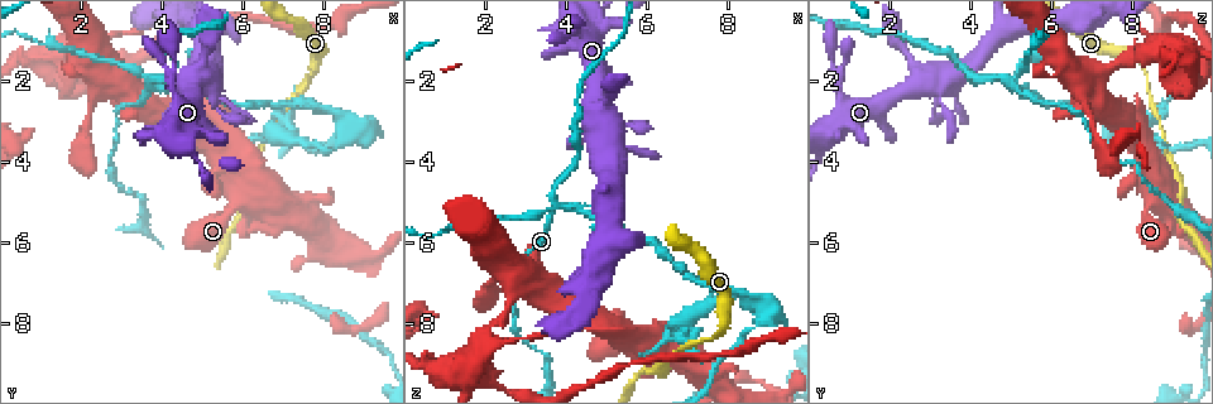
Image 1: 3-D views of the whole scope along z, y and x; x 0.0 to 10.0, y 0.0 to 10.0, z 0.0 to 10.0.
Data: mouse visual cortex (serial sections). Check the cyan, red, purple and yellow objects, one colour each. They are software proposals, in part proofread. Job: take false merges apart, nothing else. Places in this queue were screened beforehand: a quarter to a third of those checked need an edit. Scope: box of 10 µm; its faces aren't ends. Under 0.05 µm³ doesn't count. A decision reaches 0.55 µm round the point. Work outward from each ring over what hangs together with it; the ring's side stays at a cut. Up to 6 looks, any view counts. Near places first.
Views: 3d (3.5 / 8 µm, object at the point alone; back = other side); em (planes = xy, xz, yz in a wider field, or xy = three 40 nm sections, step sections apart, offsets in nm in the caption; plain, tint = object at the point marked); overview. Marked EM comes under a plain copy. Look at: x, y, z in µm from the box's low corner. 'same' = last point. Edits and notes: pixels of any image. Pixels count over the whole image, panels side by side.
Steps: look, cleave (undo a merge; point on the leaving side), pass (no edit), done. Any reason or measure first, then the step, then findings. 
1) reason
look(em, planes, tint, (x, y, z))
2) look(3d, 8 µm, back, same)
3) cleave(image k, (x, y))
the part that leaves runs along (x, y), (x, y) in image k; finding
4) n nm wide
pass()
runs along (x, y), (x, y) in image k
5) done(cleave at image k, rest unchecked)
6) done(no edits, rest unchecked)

sharp bend
look(3d, 8 µm, (6.10, 5.00, 8.80))

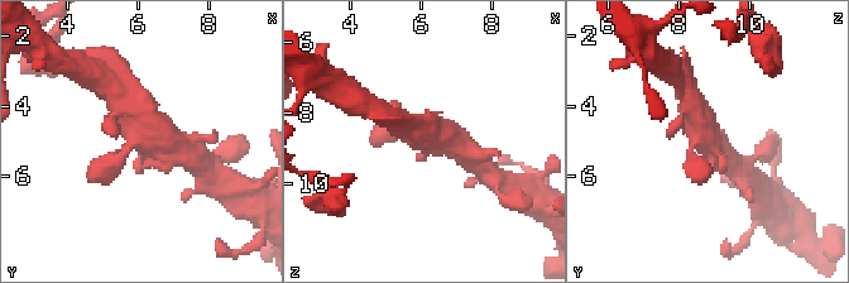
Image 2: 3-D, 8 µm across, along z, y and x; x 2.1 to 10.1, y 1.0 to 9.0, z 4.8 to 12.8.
shape alone is not enough
look(em, xy, step 2, tint, same)

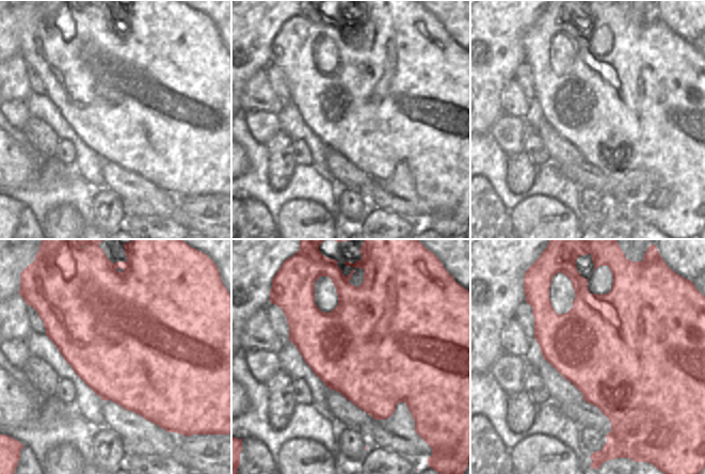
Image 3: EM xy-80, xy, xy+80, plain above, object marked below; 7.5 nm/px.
pass()
runs along (404, 125), (420, 133), (425, 156) in image 2; all the same cell

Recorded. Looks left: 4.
look(3d, 3.5 µm, (2.10, 1.40, 8.00))

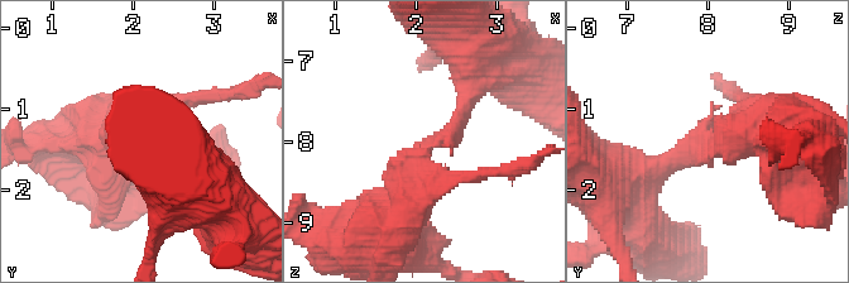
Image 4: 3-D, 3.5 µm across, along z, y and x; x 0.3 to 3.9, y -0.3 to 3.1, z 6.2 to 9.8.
now the EM
look(em, xy, step 5, tint, (2.15, 1.45, 8.10))

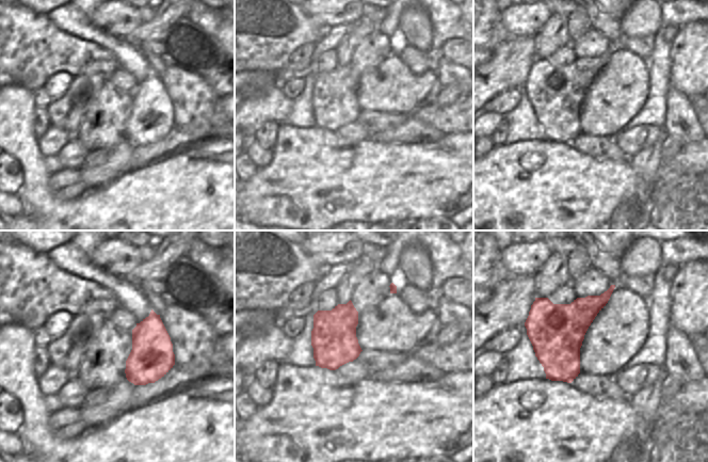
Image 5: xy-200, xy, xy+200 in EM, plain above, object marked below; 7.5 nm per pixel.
cleave(image 4, (420, 182))
the part that leaves runs along (431, 143), (403, 172), (399, 236) in image 4; a second cell is stuck on

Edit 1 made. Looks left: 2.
done(cleave at image 4, rest unchecked)

